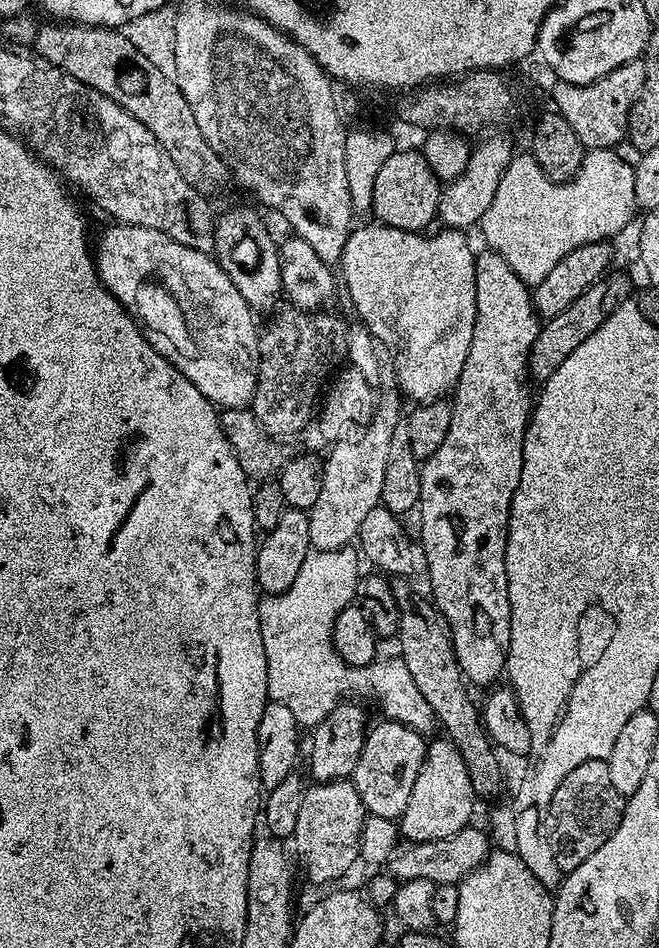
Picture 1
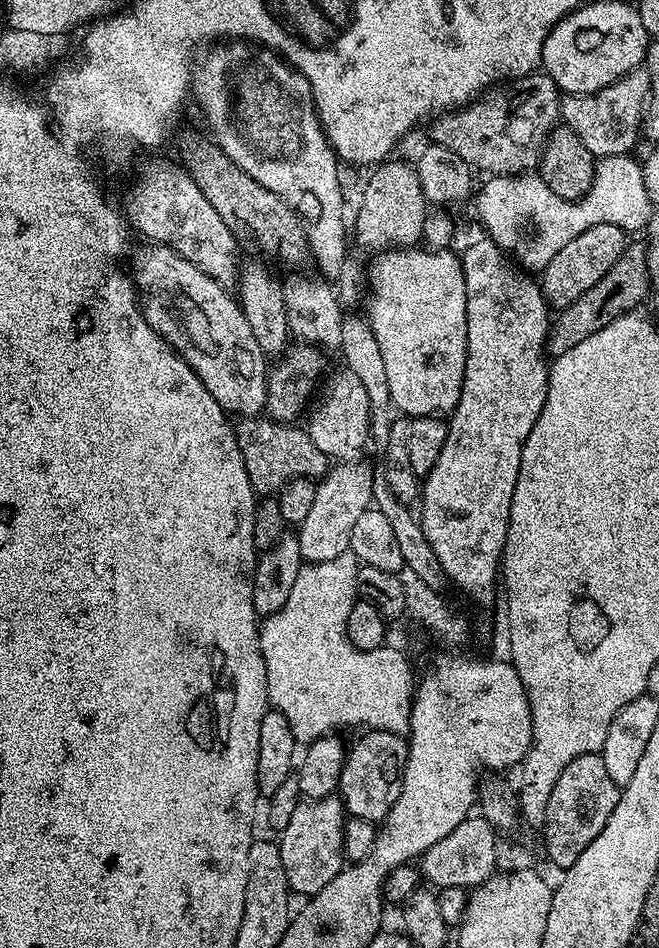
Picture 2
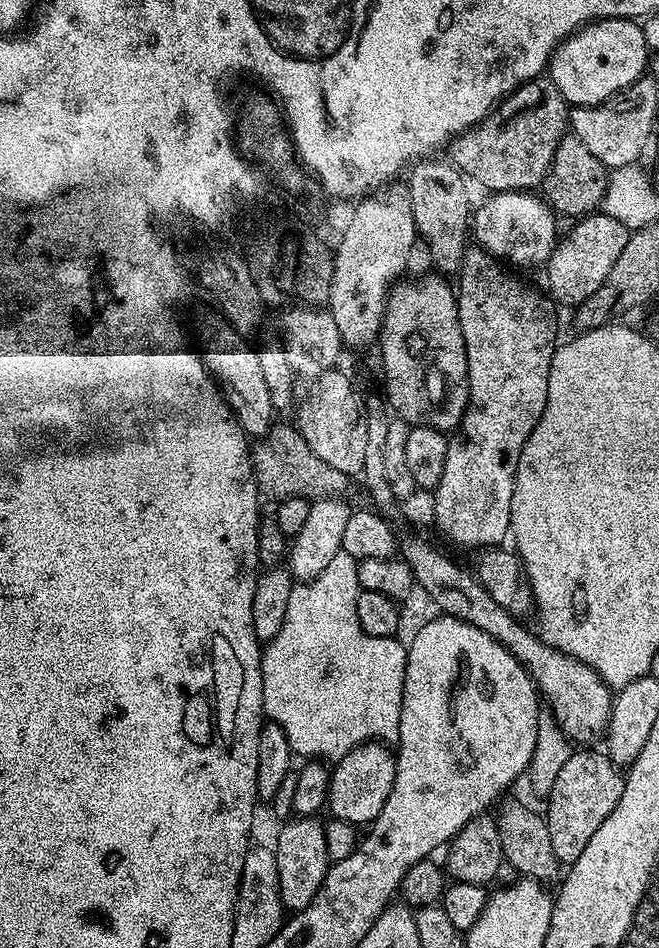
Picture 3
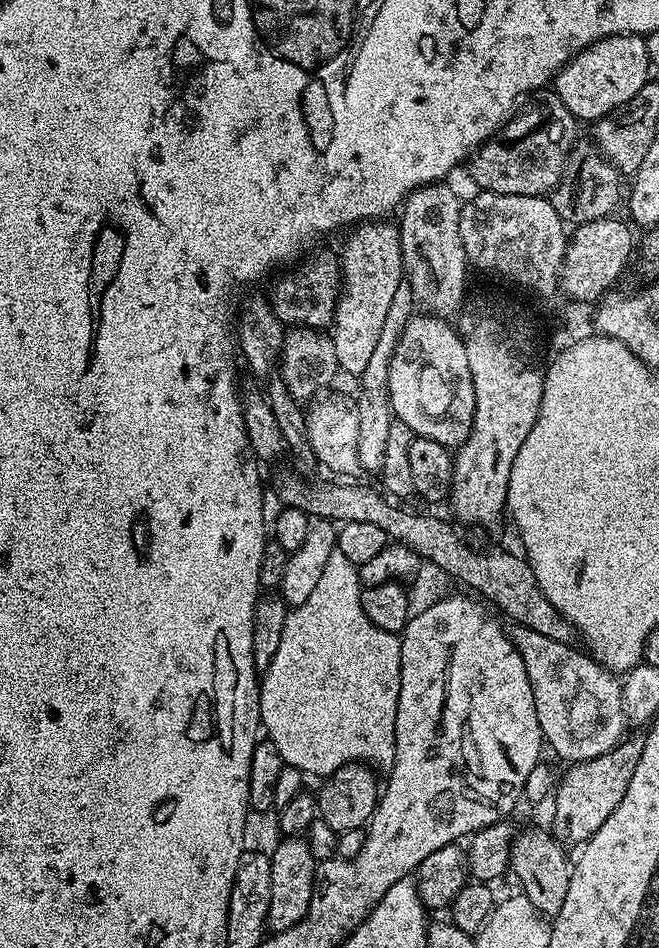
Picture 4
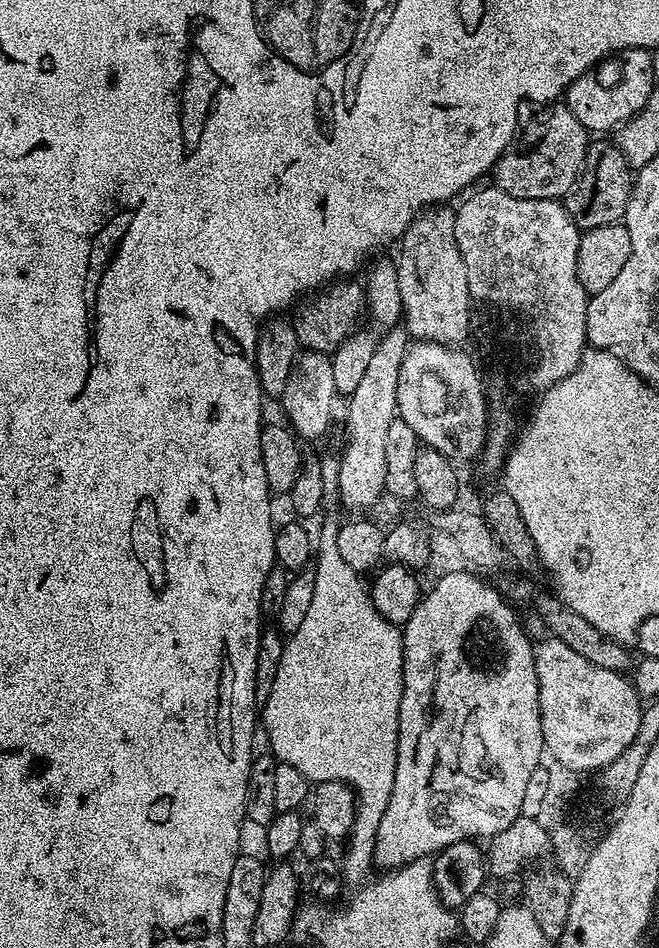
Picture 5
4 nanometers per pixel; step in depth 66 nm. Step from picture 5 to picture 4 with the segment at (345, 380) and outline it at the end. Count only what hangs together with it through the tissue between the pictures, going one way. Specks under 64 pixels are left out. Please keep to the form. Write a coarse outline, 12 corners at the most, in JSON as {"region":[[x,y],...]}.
{"region":[[364,222],[339,253],[330,335],[361,377],[406,278],[399,227]]}

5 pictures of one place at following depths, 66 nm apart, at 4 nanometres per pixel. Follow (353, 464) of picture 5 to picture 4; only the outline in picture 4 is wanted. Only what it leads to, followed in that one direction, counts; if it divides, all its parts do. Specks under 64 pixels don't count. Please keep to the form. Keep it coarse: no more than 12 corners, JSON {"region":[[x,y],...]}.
{"region":[[405,278],[359,377],[361,469],[379,471],[394,419],[389,370],[416,314]]}

